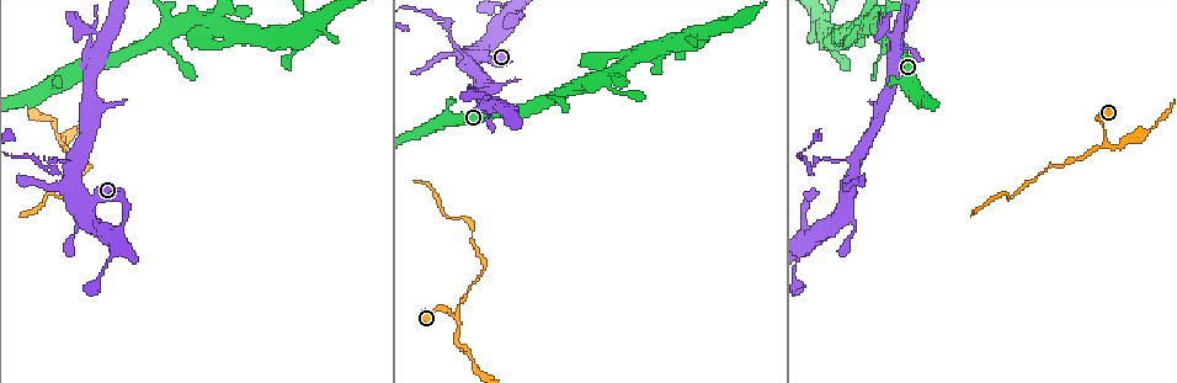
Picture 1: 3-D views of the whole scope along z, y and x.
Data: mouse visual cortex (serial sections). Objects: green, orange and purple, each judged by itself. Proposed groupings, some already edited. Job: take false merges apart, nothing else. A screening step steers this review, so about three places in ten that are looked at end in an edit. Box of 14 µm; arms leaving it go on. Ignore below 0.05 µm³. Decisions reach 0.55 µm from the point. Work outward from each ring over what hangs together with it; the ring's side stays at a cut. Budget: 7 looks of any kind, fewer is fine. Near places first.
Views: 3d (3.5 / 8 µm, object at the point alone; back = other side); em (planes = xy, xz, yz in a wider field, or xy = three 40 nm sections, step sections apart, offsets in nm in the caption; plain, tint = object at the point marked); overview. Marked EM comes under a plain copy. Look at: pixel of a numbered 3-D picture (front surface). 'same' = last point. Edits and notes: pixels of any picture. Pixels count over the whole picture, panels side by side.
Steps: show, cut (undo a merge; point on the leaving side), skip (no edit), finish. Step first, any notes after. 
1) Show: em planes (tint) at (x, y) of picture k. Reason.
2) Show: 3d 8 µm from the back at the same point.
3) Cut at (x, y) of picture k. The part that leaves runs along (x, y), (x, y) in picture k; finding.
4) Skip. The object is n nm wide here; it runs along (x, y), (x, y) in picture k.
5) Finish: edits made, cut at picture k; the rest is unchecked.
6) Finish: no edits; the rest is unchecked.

Show: 3d 3.5 µm at (176, 54) of picture 1. Sudden change in width.

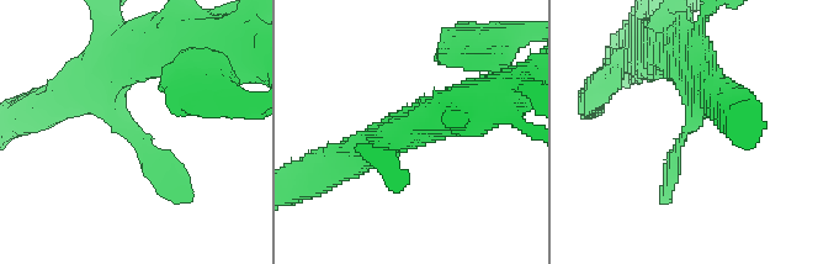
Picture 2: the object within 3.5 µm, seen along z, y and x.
Show: em xy step 1 (tint) at (689, 130) of picture 2. Shape alone is not enough.

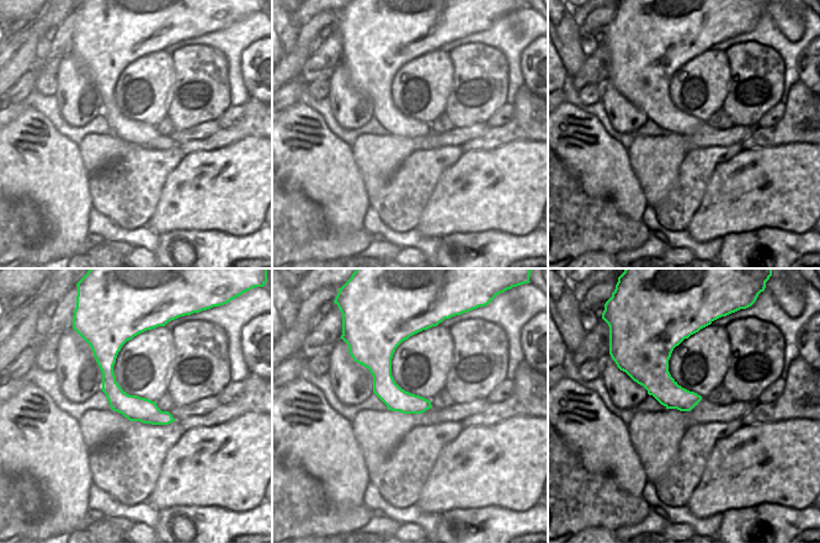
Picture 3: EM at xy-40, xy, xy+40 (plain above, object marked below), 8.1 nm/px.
Skip. The object is 200 nm wide here; it runs along (116, 345), (110, 387), (168, 420) in picture 3; continuous, no second cell.

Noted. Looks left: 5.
Show: em planes (tint) at (77, 159) of picture 1. A fork.

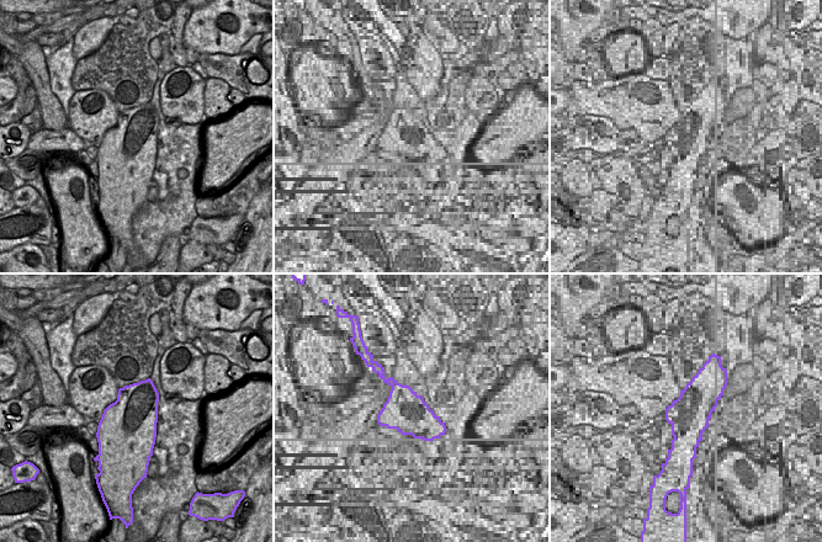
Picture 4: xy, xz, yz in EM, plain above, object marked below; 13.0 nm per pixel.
Show: 3d 3.5 µm at the same point. Wider look.

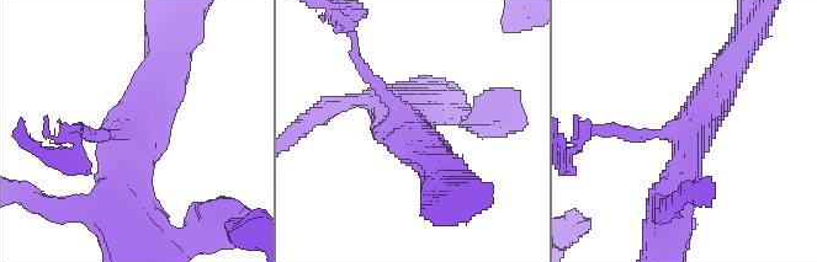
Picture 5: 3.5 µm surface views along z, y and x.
Skip. All the same cell.

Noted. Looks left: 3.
Show: 3d 8 µm at (437, 18) of picture 1. Sharp bend.

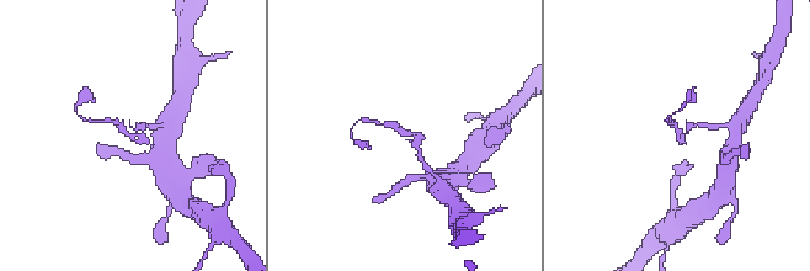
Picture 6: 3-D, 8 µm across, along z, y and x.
Show: 3d 3.5 µm at (128, 136) of picture 6. Closer look.

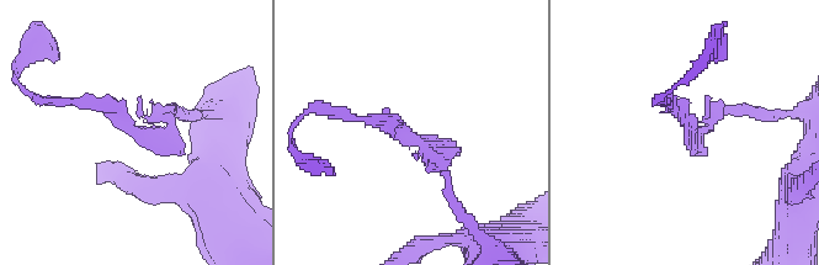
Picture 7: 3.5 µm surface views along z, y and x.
Show: em xy step 1 (tint) at (689, 132) of picture 7. The arms are 150, 150 nm wide.

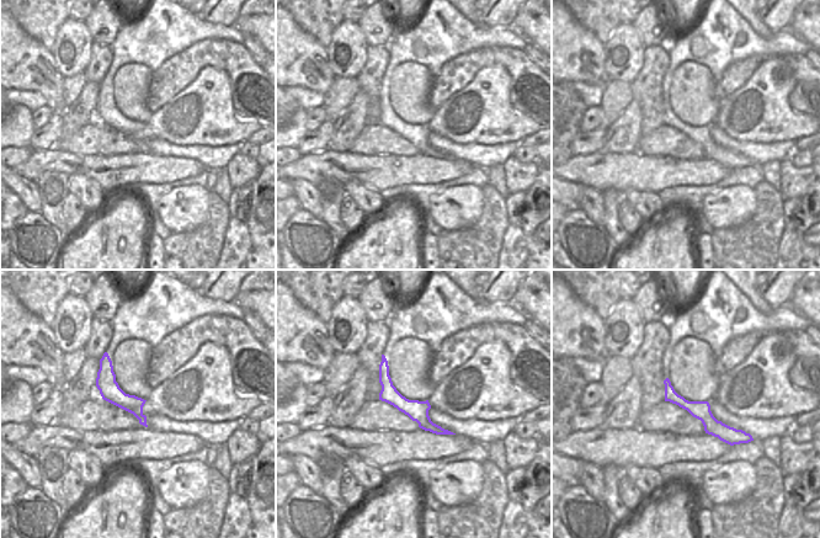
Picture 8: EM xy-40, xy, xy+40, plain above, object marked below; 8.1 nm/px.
Skip. It runs along (667, 384), (717, 429), (745, 440) in picture 8; all the same cell.

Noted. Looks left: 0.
Finish: no edits; the rest is unchecked.

